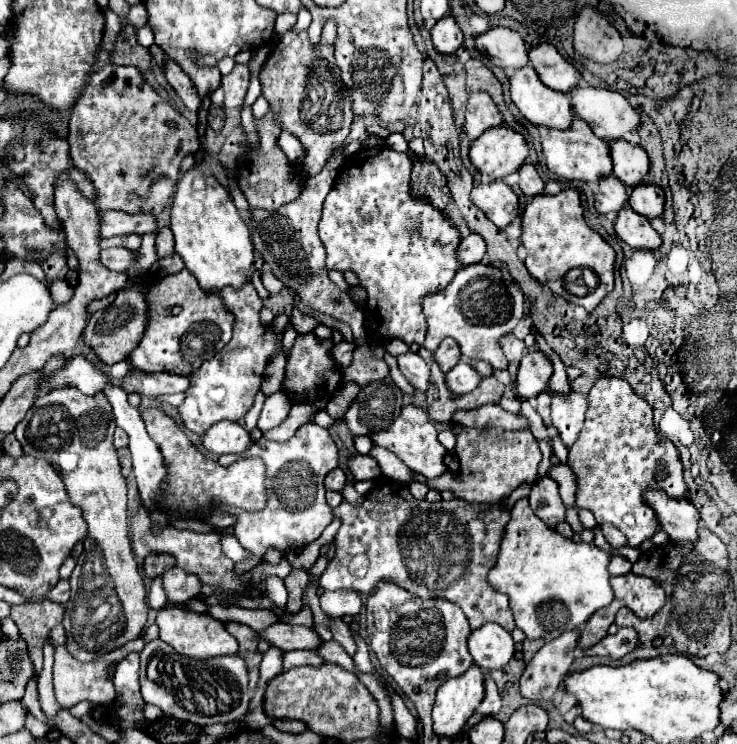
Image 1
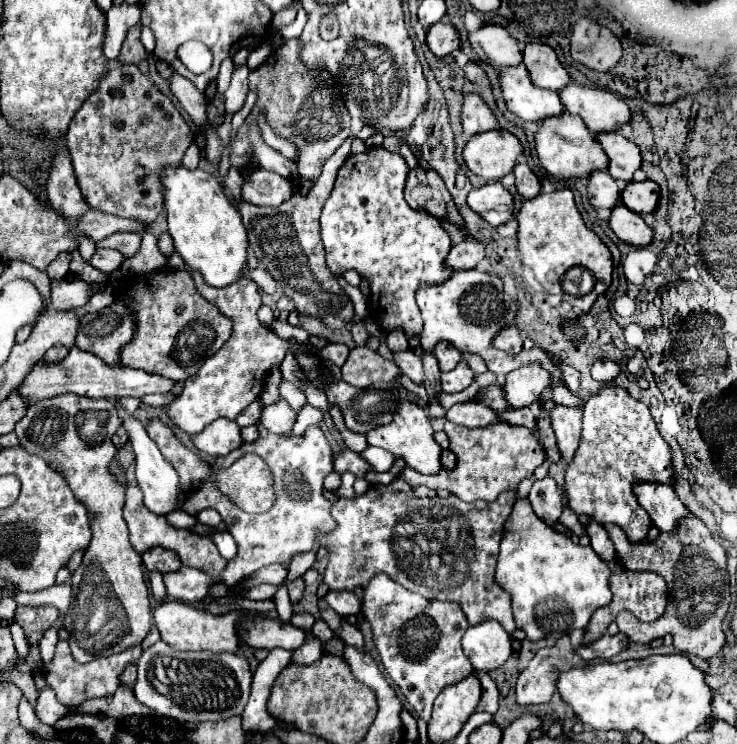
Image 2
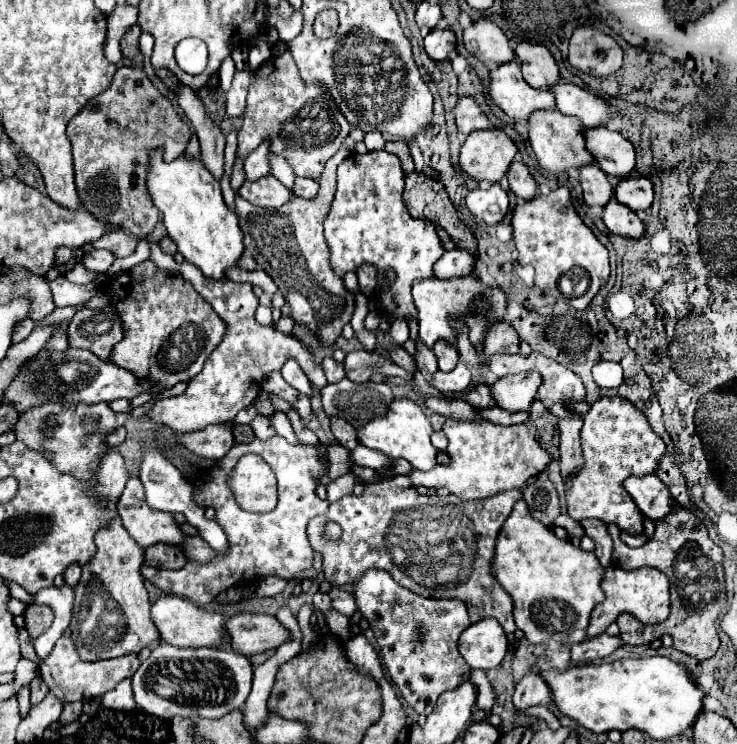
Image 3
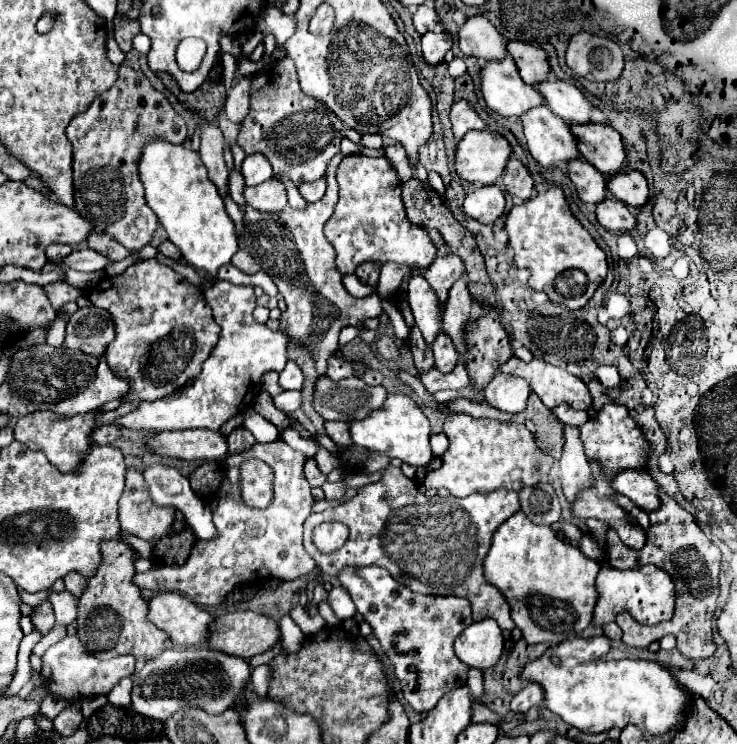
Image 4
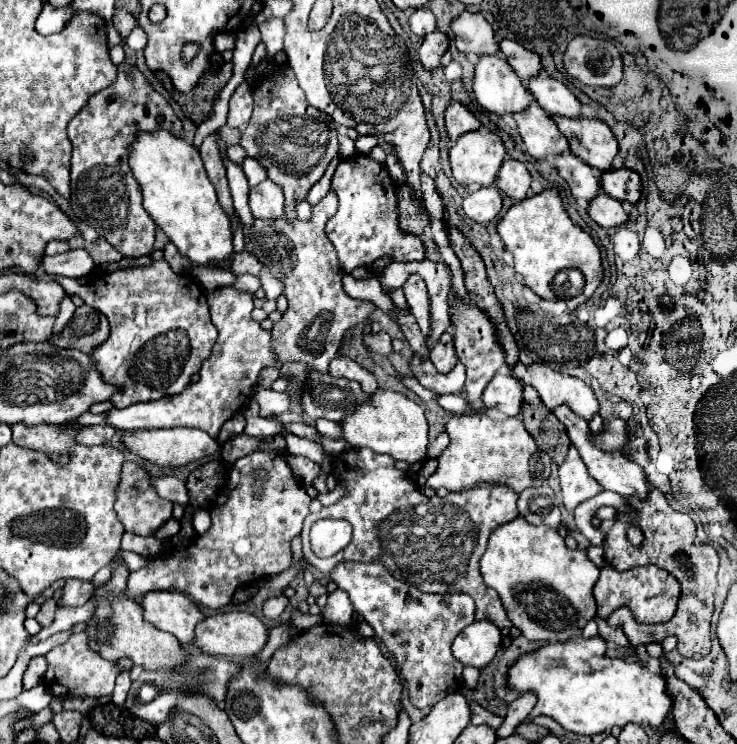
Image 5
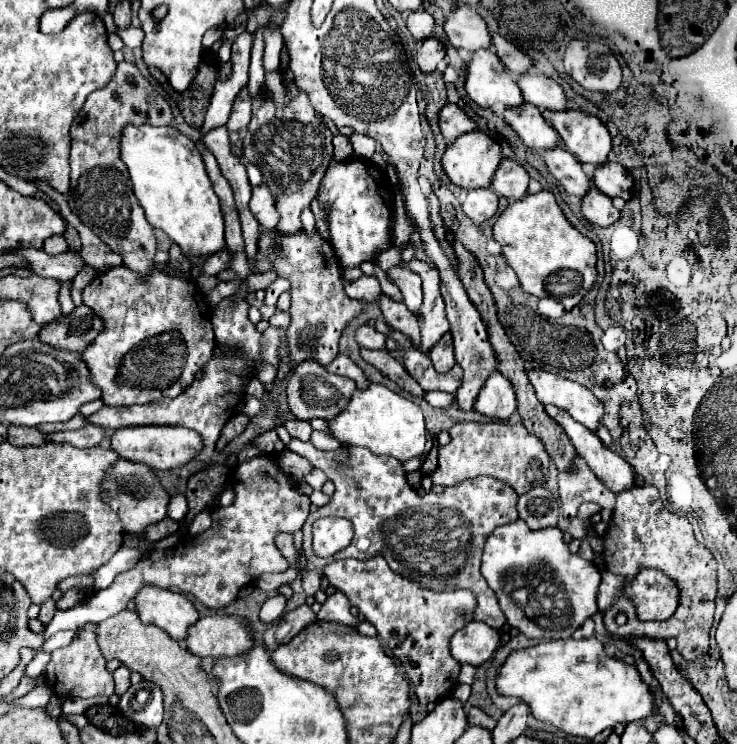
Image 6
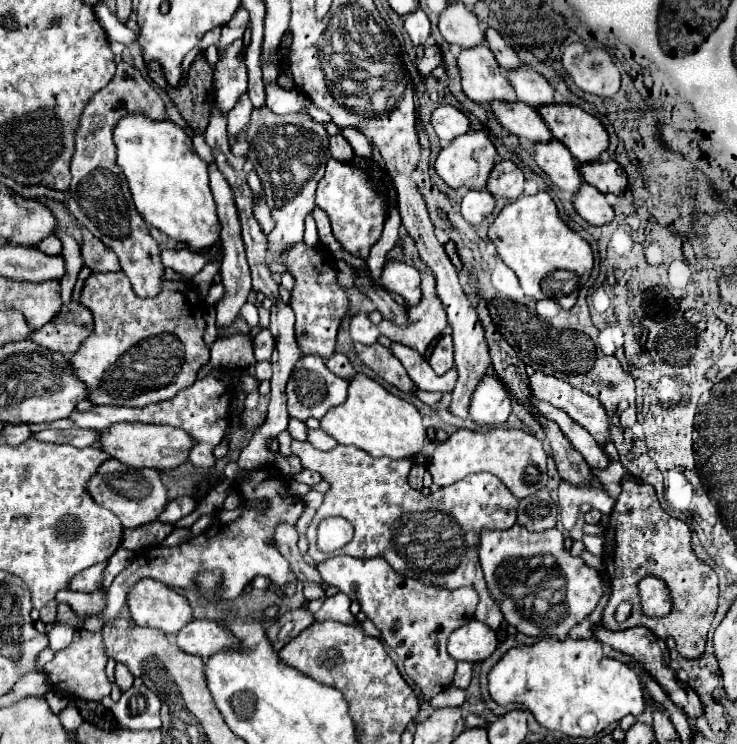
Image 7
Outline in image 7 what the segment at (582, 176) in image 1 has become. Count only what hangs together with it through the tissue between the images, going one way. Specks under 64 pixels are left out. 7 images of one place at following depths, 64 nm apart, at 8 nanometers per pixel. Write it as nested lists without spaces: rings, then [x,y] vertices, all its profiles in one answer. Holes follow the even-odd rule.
[[[498,100],[490,102],[490,106],[496,120],[508,132],[522,136],[530,142],[552,138],[552,134],[548,132],[548,126],[544,124],[544,120],[540,120],[540,114],[536,112],[536,108],[524,102],[498,102]]]

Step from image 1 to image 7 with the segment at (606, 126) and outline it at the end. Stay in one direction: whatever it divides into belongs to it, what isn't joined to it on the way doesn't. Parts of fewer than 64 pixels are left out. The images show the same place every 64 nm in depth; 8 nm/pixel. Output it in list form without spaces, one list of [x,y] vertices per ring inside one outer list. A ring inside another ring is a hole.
[[[520,66],[516,70],[508,72],[508,82],[514,88],[518,100],[540,108],[540,104],[554,102],[554,86],[540,76],[536,70],[528,66]]]

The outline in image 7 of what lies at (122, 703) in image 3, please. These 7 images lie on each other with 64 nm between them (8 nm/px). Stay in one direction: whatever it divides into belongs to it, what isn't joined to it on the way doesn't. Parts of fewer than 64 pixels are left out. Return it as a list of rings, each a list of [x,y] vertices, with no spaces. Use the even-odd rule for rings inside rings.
[[[116,662],[114,677],[122,692],[126,692],[132,686],[132,682],[134,682],[134,676],[130,674],[130,670],[124,664],[120,664],[120,662]]]

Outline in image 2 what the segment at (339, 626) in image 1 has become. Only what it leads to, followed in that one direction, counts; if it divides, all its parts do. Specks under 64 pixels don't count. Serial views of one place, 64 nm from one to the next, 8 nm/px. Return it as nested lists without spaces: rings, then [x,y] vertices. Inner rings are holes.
[[[323,598],[318,600],[318,606],[322,619],[326,620],[326,622],[330,624],[330,628],[332,628],[332,630],[336,630],[336,628],[340,626],[340,618],[336,616],[336,612],[327,605]]]

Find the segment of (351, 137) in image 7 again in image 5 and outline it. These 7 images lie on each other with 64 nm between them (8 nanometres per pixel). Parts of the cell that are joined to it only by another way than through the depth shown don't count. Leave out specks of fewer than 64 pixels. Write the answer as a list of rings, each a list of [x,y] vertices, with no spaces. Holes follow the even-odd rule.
[[[358,136],[354,144],[356,144],[356,154],[368,156],[370,150],[372,150],[374,146],[378,146],[378,138],[376,138],[376,136]]]

